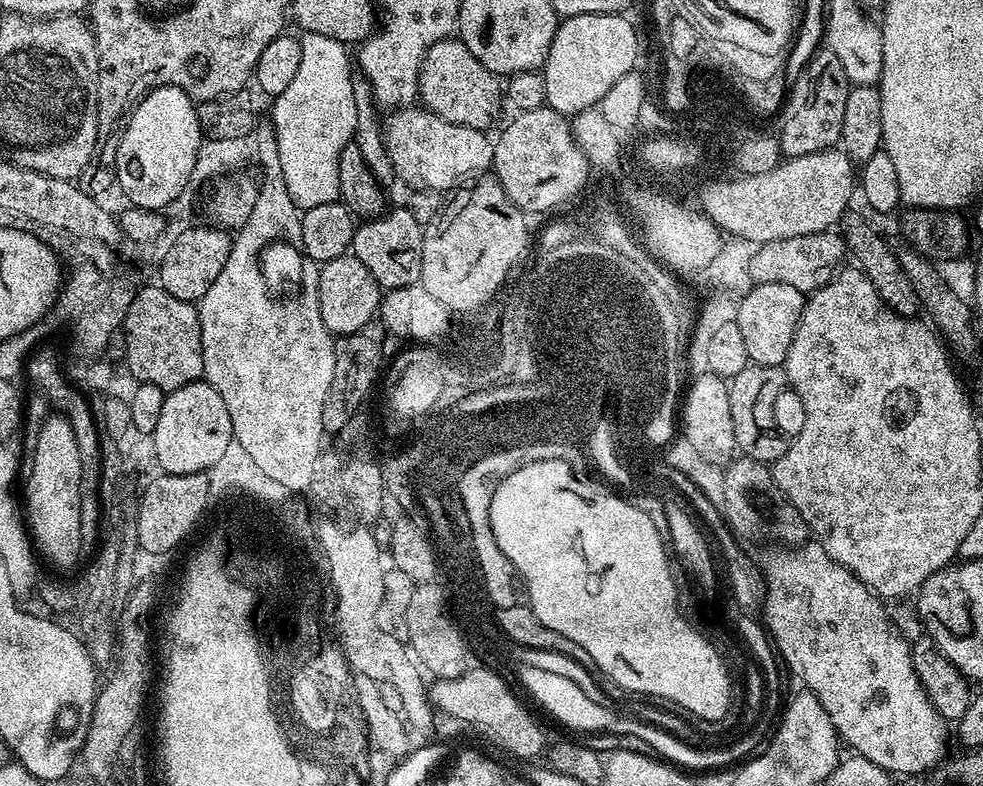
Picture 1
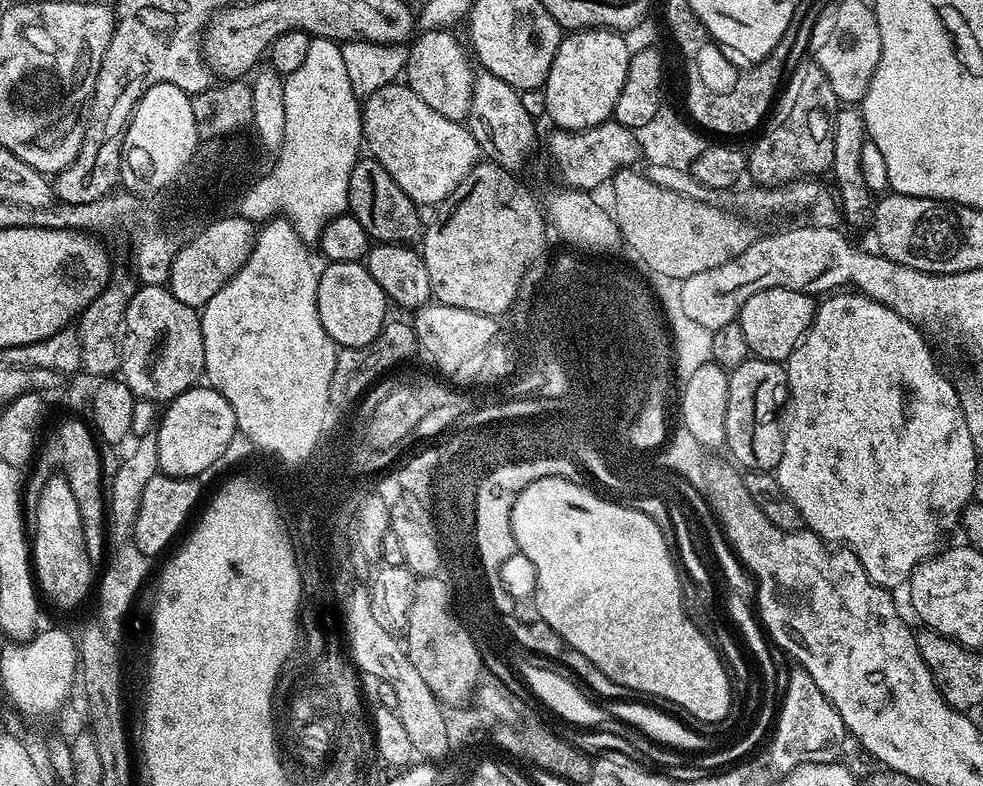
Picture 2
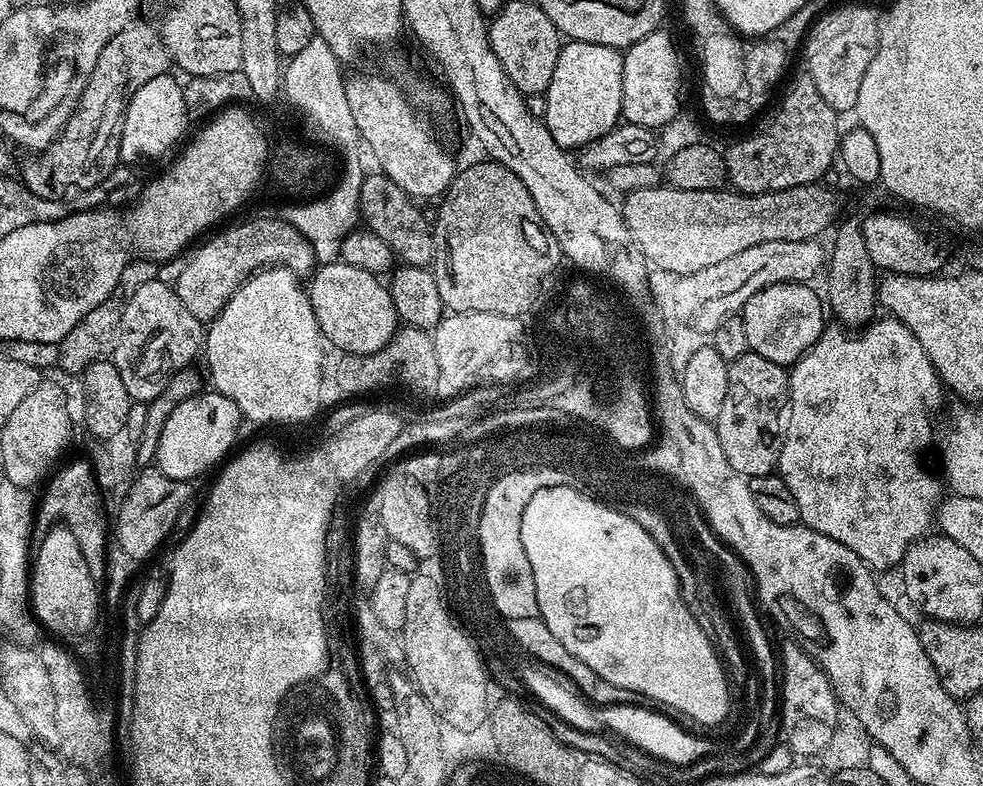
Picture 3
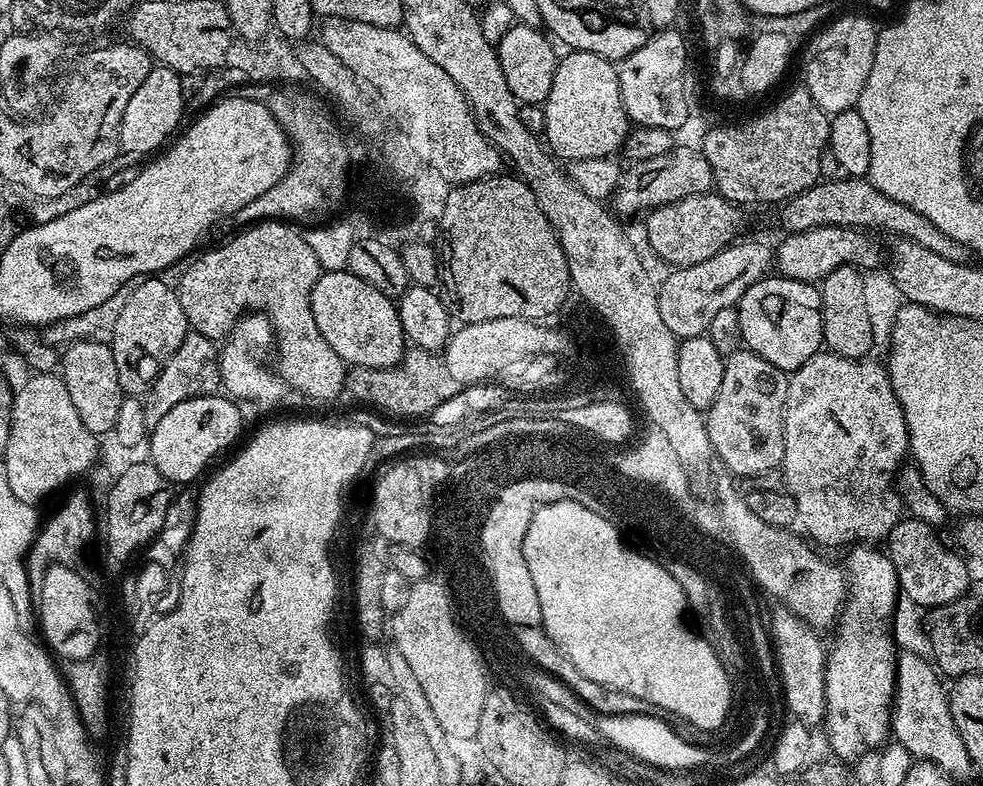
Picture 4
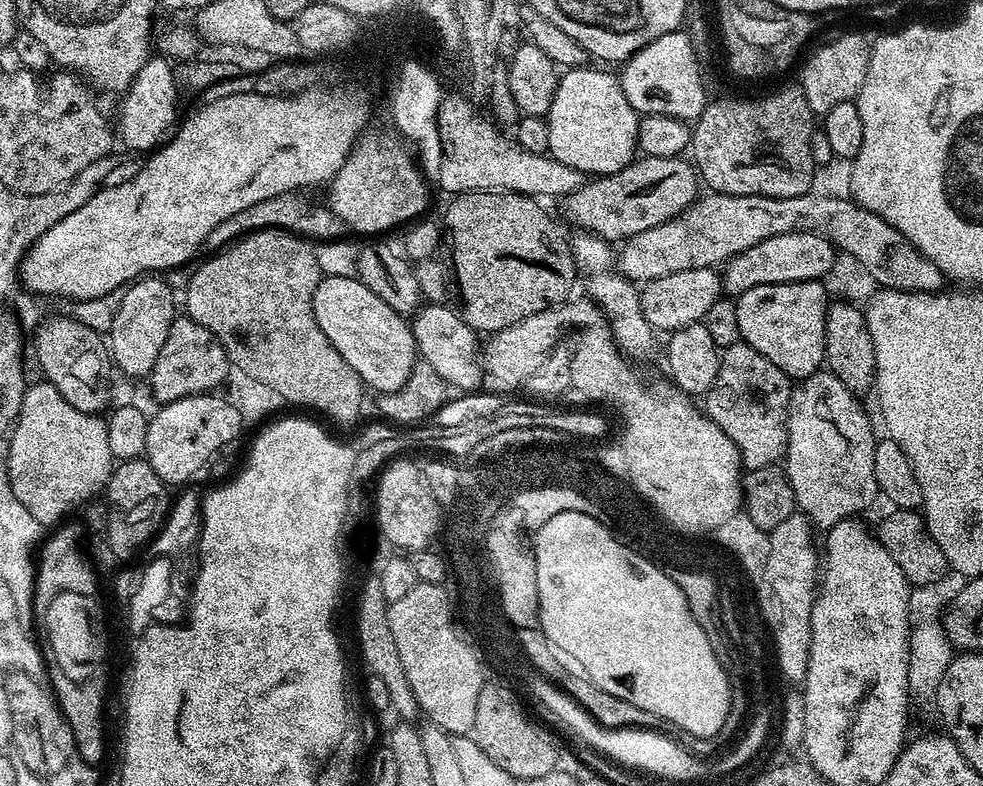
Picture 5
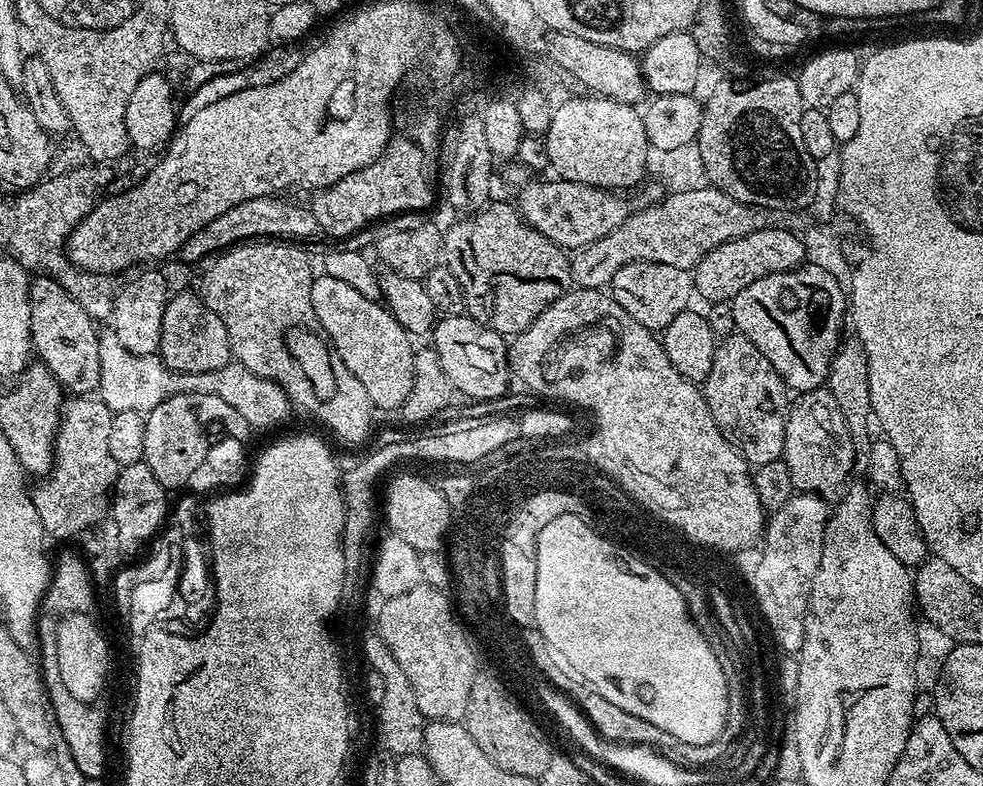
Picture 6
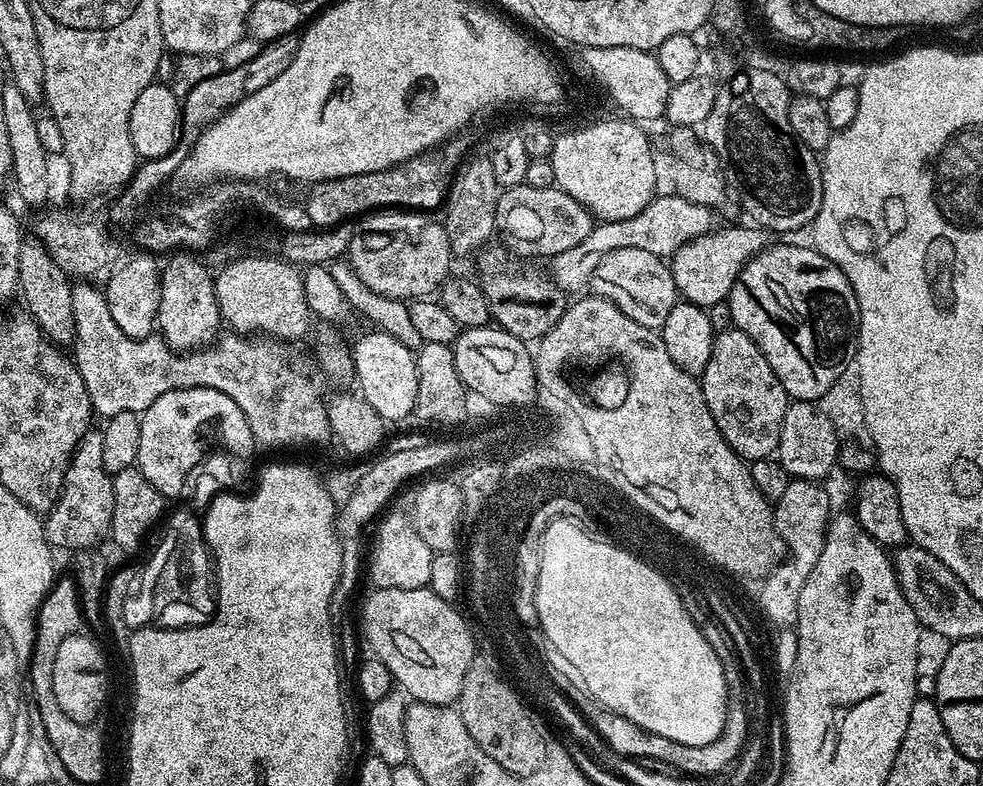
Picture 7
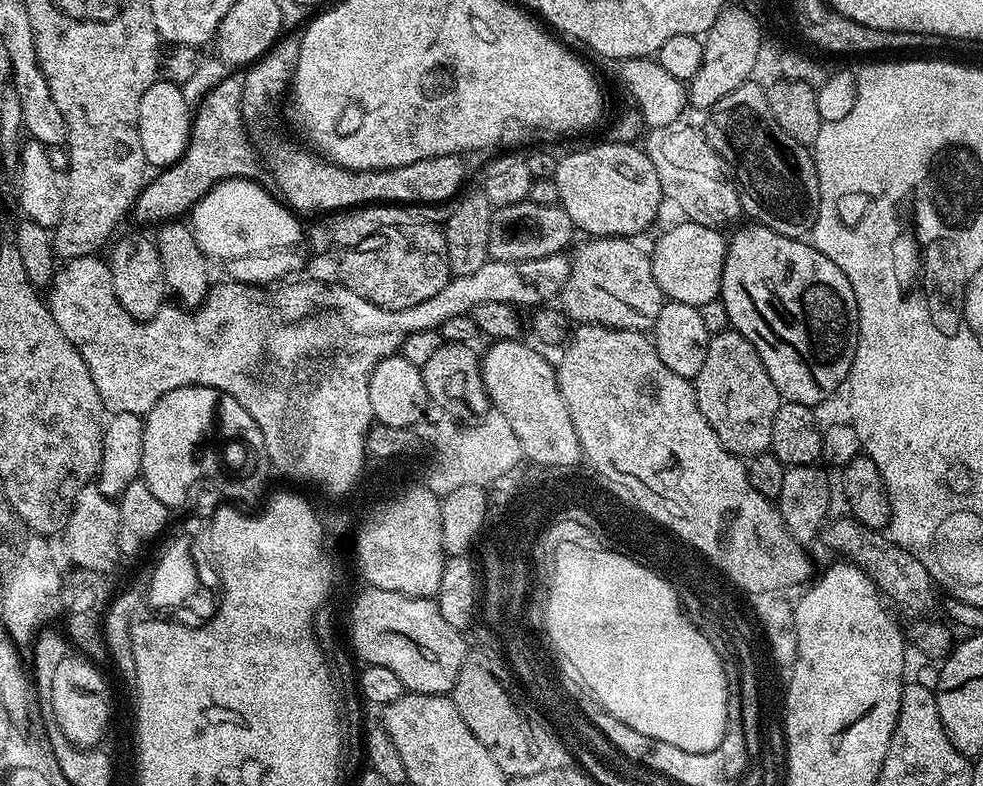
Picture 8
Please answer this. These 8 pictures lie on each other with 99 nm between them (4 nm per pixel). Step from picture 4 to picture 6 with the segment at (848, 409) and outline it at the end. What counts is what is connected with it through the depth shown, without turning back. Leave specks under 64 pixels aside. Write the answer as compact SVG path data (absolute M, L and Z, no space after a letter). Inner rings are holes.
M827 387L799 393L791 401L782 459L790 470L793 489L832 498L847 485L852 476L854 450L851 448L850 431L839 414L838 402Z

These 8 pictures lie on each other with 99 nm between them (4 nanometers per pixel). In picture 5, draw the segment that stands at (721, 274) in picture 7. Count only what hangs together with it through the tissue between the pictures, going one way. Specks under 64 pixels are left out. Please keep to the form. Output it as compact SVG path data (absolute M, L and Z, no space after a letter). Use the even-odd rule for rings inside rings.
M791 232L778 234L774 238L766 238L766 242L758 242L758 246L750 246L750 250L742 250L742 254L732 257L722 268L722 288L729 297L741 296L754 286L770 286L771 284L793 284L807 280L823 281L831 273L838 257L837 249L831 240L813 232Z

